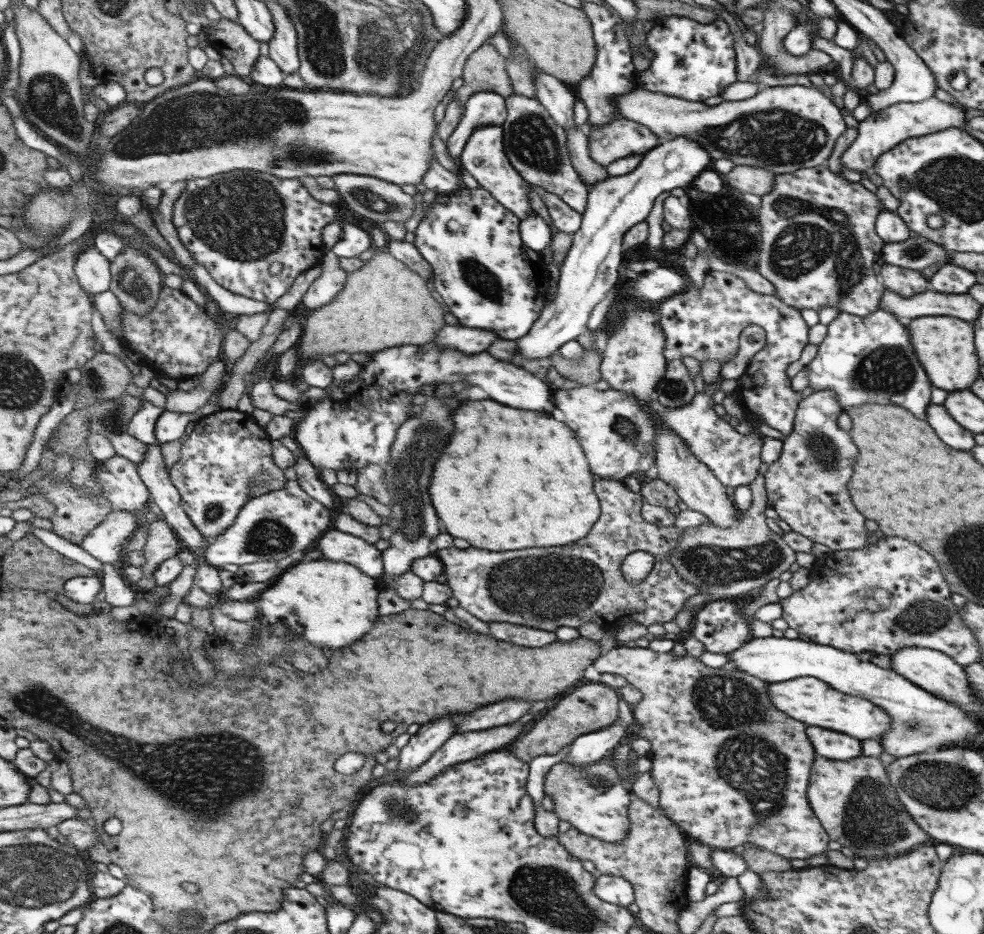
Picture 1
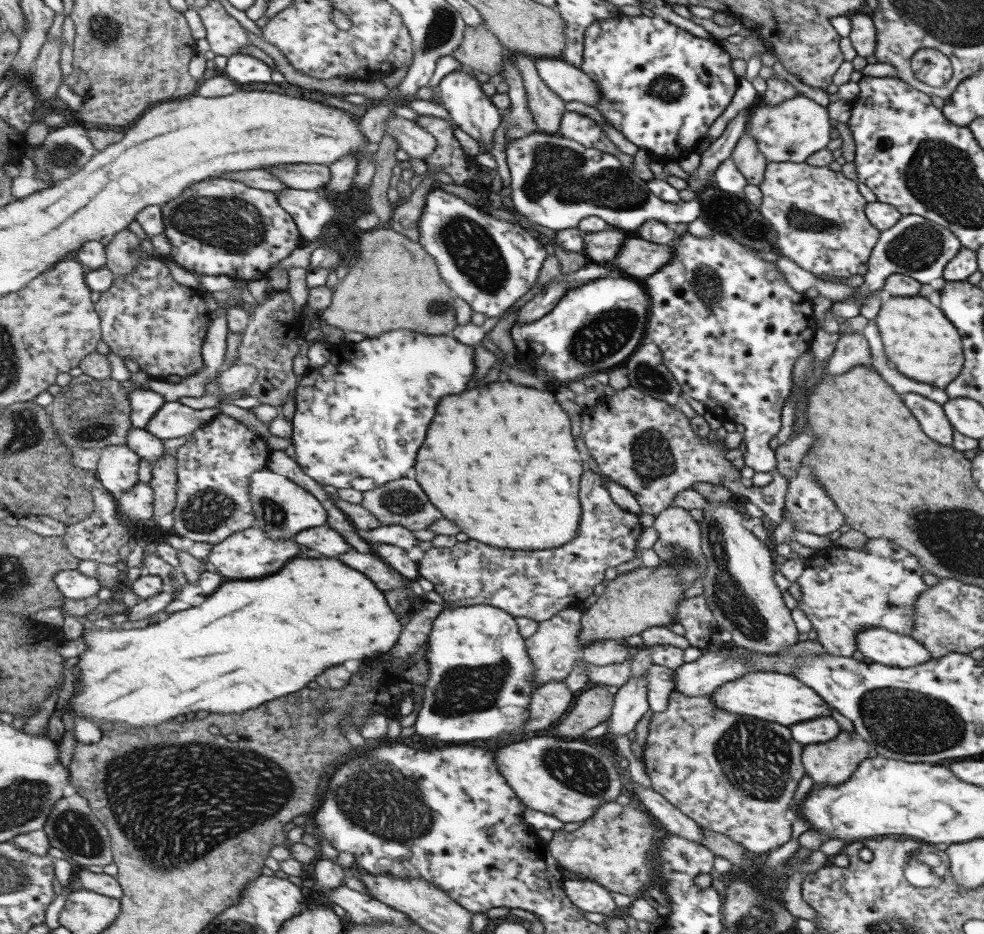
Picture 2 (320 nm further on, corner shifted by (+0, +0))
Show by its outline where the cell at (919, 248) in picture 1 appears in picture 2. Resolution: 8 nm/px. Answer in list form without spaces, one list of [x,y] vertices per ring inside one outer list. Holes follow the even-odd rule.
[[[915,214],[902,215],[894,226],[879,234],[869,254],[863,283],[857,288],[857,298],[855,300],[835,301],[829,308],[831,314],[841,324],[845,319],[859,315],[860,302],[857,299],[882,289],[887,276],[893,273],[907,275],[917,280],[920,285],[929,285],[931,280],[941,278],[944,267],[961,248],[957,238],[947,228]]]

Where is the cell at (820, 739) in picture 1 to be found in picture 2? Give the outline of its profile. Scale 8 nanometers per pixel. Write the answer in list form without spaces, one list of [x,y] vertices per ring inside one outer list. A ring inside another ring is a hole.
[[[834,716],[817,717],[815,720],[791,724],[788,728],[790,736],[801,746],[829,742],[831,738],[837,738],[837,734],[841,732]]]

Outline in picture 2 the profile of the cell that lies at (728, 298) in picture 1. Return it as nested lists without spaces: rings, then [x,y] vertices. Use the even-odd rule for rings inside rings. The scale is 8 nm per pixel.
[[[688,232],[681,234],[679,238],[674,238],[671,243],[673,248],[673,256],[671,260],[661,266],[657,272],[651,276],[642,279],[642,284],[647,293],[648,301],[648,317],[644,328],[645,340],[650,340],[661,352],[663,365],[672,374],[675,382],[679,384],[680,390],[687,396],[701,402],[703,404],[708,419],[715,423],[732,422],[744,426],[745,434],[745,454],[743,462],[745,467],[751,468],[754,472],[772,472],[776,468],[776,459],[774,458],[774,450],[772,450],[767,442],[773,438],[779,430],[779,415],[783,401],[790,394],[792,387],[792,368],[797,362],[797,358],[810,349],[811,338],[817,328],[811,309],[811,300],[806,298],[803,293],[793,292],[789,288],[789,284],[783,280],[782,274],[776,269],[773,262],[765,262],[761,260],[759,252],[747,250],[745,246],[737,244],[731,236],[727,234],[713,233],[709,238],[695,238]]]

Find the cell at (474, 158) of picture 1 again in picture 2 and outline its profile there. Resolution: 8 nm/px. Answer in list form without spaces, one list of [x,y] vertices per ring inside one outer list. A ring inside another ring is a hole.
[[[467,66],[445,76],[437,88],[439,88],[439,94],[442,97],[442,105],[451,113],[452,121],[490,150],[493,146],[493,134],[501,126],[503,117],[500,115],[500,109],[483,92],[481,84],[477,80],[477,76]]]

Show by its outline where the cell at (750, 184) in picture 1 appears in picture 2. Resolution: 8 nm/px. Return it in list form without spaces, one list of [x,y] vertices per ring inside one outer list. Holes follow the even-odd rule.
[[[744,132],[737,139],[729,158],[736,164],[747,183],[758,186],[762,181],[767,161],[751,135]]]

